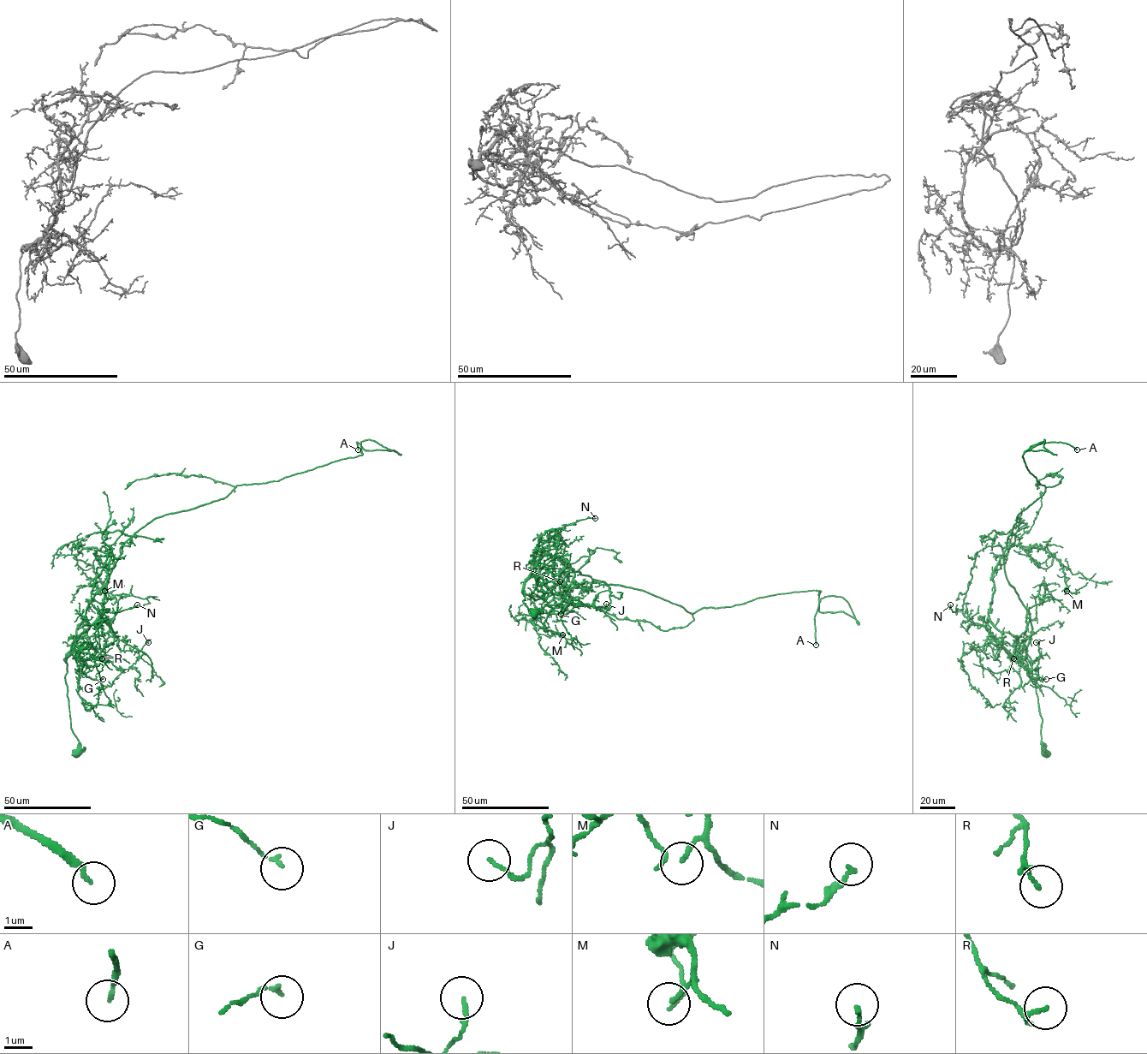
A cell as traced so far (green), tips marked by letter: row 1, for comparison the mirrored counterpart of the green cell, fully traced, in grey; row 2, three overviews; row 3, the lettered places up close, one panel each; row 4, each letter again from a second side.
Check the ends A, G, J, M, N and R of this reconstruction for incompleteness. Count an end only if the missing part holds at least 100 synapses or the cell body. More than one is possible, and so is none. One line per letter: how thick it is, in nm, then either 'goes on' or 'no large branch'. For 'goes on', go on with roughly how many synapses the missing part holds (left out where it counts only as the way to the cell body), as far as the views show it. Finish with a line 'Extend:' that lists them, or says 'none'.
A: calibre 150 nm; goes on; 180 synapses
G: calibre 110 nm; no large branch
J: calibre 110 nm; no large branch
M: calibre 130 nm; no large branch
N: calibre 100 nm; no large branch
R: calibre 160 nm; no large branch
Extend: A

